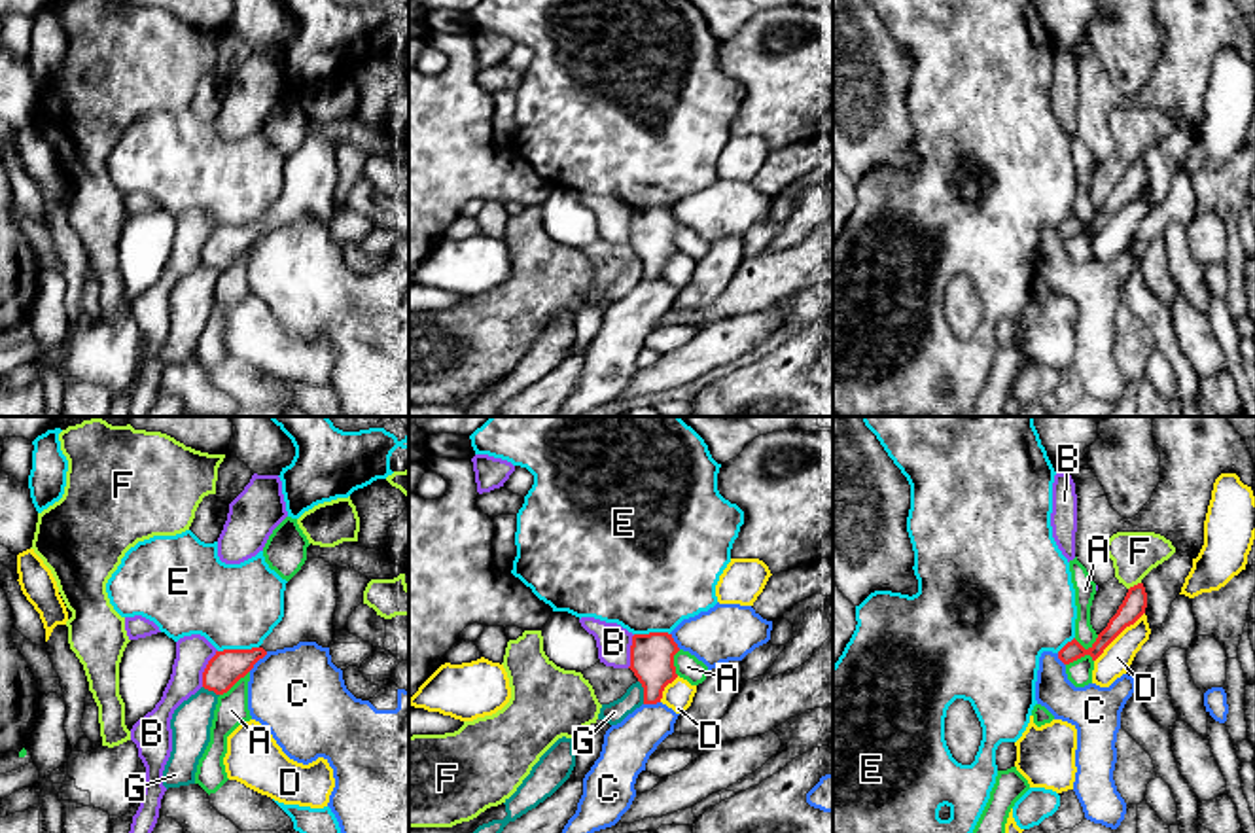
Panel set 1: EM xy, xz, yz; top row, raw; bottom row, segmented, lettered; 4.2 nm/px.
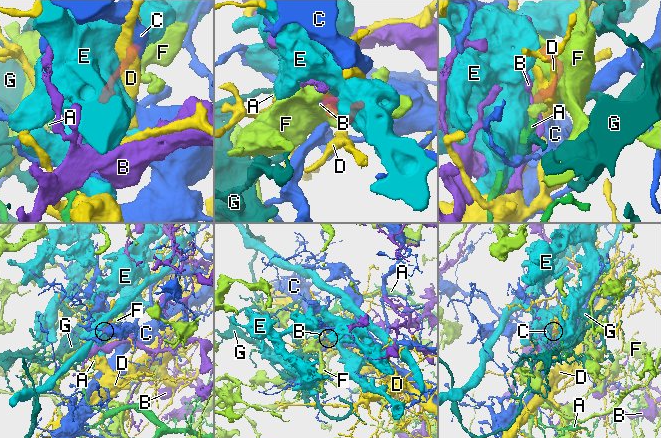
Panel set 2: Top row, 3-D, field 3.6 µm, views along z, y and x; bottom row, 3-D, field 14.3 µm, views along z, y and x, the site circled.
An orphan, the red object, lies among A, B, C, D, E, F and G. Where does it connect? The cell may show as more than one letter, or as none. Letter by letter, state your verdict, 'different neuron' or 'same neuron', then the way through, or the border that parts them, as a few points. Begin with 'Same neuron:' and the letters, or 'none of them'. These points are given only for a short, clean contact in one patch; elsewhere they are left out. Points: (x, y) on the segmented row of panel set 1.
Same neuron: none of them
A: different neuron; border along xy (248, 671), (220, 695)
B: different neuron; border along xy (216, 650), (203, 673), (201, 686)
C: different neuron
D: different neuron
E: different neuron
F: different neuron
G: different neuron; border along xz (638, 680), (644, 703)

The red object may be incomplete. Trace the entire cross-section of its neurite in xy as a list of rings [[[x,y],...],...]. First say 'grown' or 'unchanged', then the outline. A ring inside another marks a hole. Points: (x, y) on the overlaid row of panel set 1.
grown | [[[307,558],[286,583],[282,621],[259,647],[216,651],[203,672],[203,687],[216,695],[227,693],[269,651],[293,647],[299,642],[329,647],[335,636],[337,570],[324,558]]]

